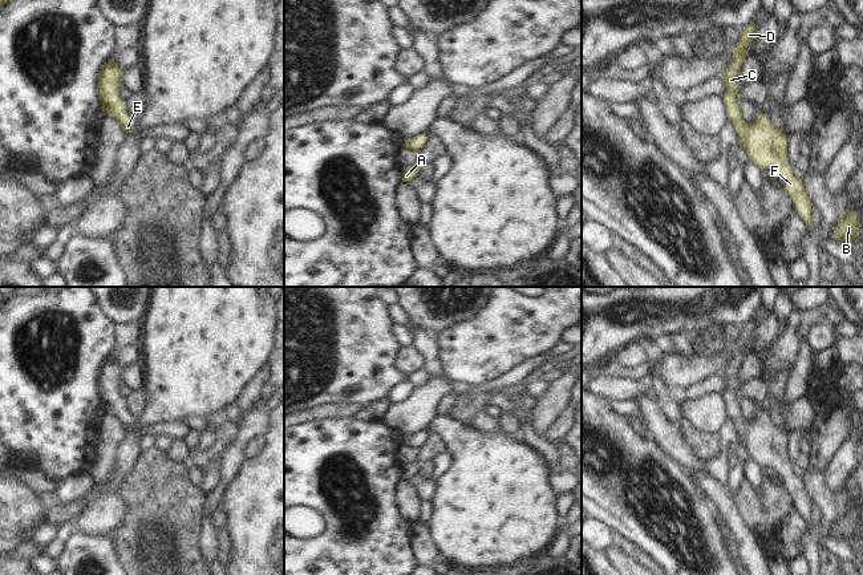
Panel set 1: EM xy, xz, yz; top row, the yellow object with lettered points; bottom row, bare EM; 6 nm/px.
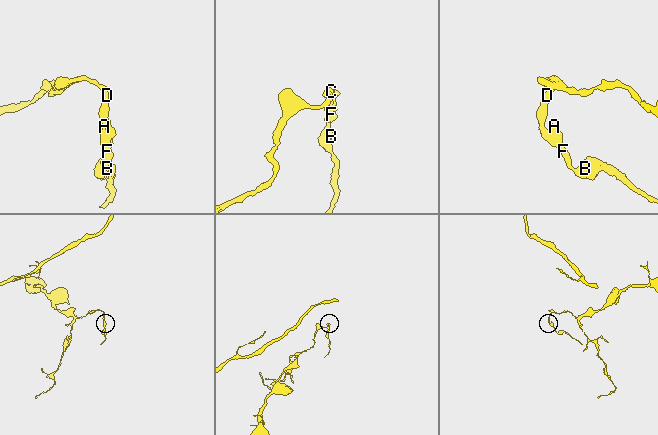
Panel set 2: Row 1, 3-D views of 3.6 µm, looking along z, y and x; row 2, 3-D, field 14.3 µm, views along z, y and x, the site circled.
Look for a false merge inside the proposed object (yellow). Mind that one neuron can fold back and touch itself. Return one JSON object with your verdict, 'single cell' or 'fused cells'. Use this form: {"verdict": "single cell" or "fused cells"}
{"verdict": "single cell"}

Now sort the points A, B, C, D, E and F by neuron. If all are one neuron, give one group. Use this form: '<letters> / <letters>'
A B C D E F

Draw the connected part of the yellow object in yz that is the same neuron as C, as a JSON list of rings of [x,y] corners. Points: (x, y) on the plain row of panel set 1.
[[[751,317],[742,328],[740,339],[734,343],[733,357],[721,373],[726,381],[724,404],[729,418],[733,421],[740,444],[744,444],[750,458],[761,467],[771,466],[782,477],[785,490],[790,494],[795,510],[814,526],[811,518],[811,498],[806,490],[802,477],[798,477],[787,457],[787,434],[770,418],[766,410],[758,408],[753,422],[742,417],[742,402],[737,400],[736,392],[742,385],[738,380],[740,367],[747,353],[747,341],[758,335],[758,327]]]

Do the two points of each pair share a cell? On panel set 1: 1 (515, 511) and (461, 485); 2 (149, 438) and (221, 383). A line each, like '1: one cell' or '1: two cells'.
1: one cell
2: two cells

